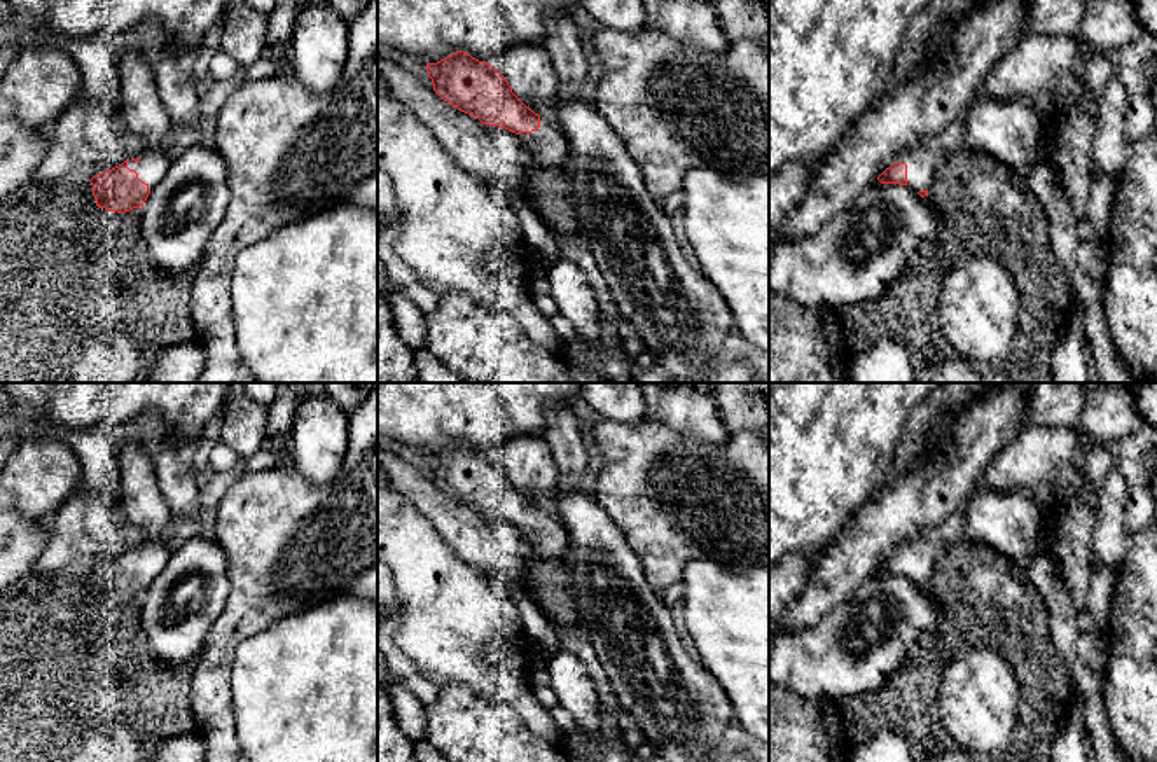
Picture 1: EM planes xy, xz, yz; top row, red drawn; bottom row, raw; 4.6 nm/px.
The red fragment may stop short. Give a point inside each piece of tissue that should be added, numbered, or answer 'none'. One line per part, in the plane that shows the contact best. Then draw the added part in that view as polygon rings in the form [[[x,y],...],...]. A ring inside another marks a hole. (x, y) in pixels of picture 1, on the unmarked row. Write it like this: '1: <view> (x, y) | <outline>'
1: xy (152, 558) | [[[150,538],[143,545],[128,551],[128,559],[135,561],[138,570],[152,582],[168,565],[171,545],[163,538]]]

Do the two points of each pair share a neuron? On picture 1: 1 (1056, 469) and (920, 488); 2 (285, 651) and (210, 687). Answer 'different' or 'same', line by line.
1: different
2: different

